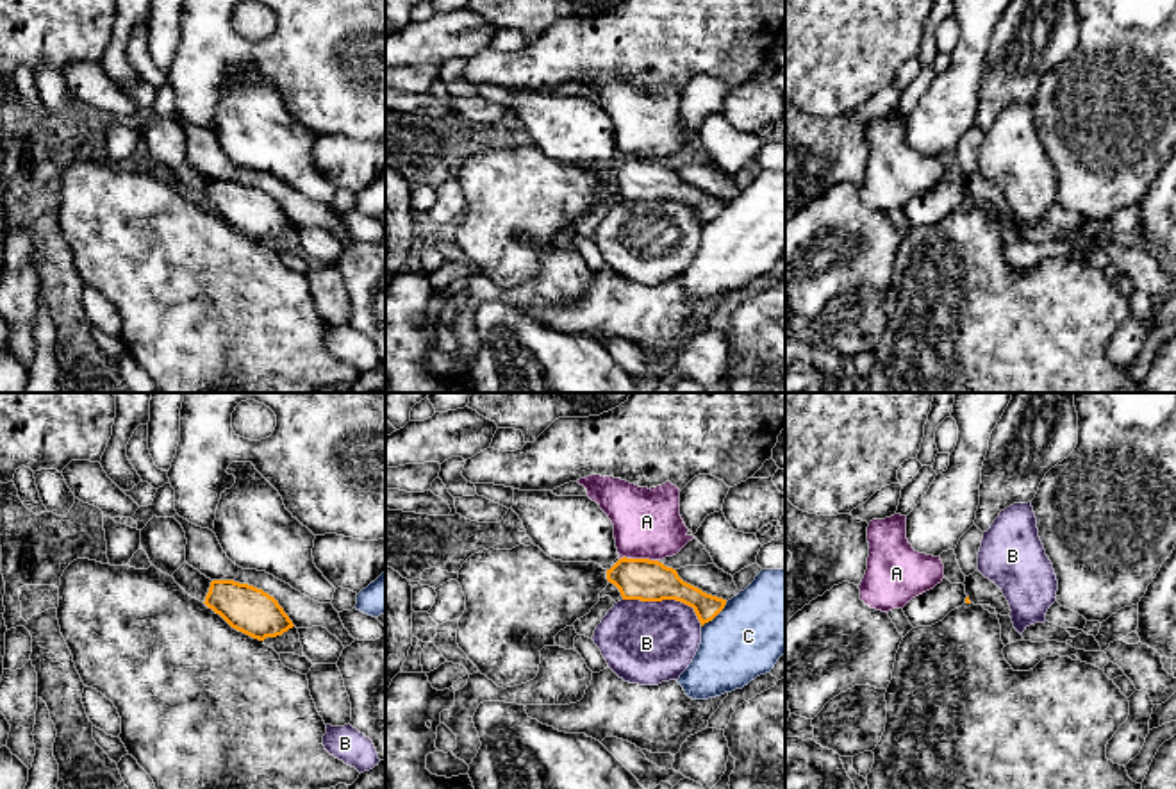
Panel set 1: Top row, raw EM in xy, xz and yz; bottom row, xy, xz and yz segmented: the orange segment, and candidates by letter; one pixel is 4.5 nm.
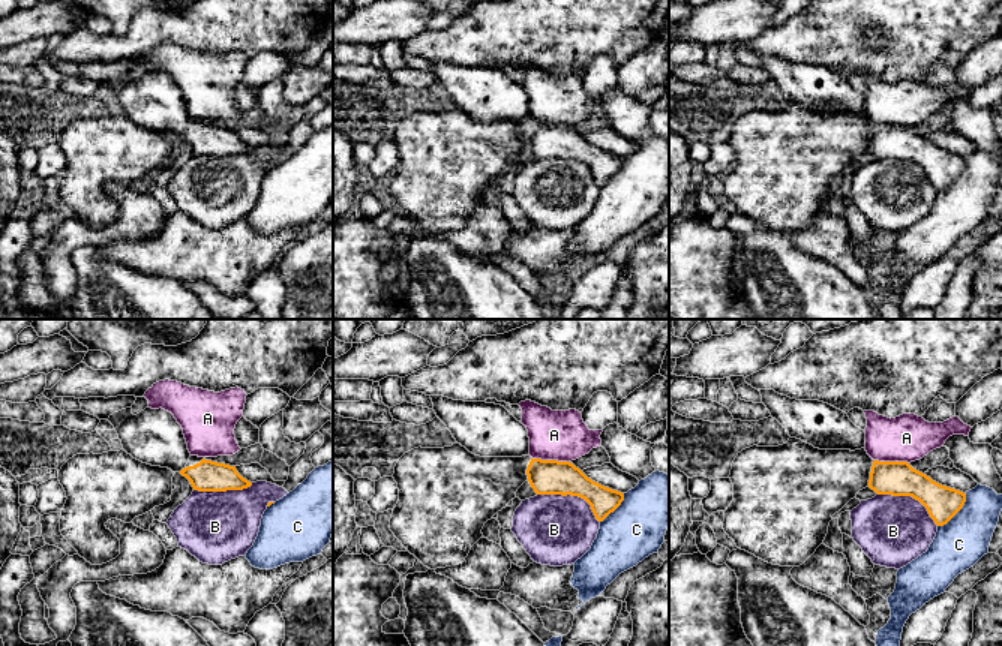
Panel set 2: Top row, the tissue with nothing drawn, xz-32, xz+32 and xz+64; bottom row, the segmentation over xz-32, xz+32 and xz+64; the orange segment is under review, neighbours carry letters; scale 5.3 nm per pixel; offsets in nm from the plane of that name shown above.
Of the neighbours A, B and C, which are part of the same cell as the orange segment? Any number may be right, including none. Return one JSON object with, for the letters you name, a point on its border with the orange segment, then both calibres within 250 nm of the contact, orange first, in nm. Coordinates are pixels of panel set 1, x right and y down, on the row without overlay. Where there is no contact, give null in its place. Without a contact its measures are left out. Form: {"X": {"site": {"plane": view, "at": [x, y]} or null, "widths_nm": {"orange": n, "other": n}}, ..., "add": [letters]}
{"add": []}

